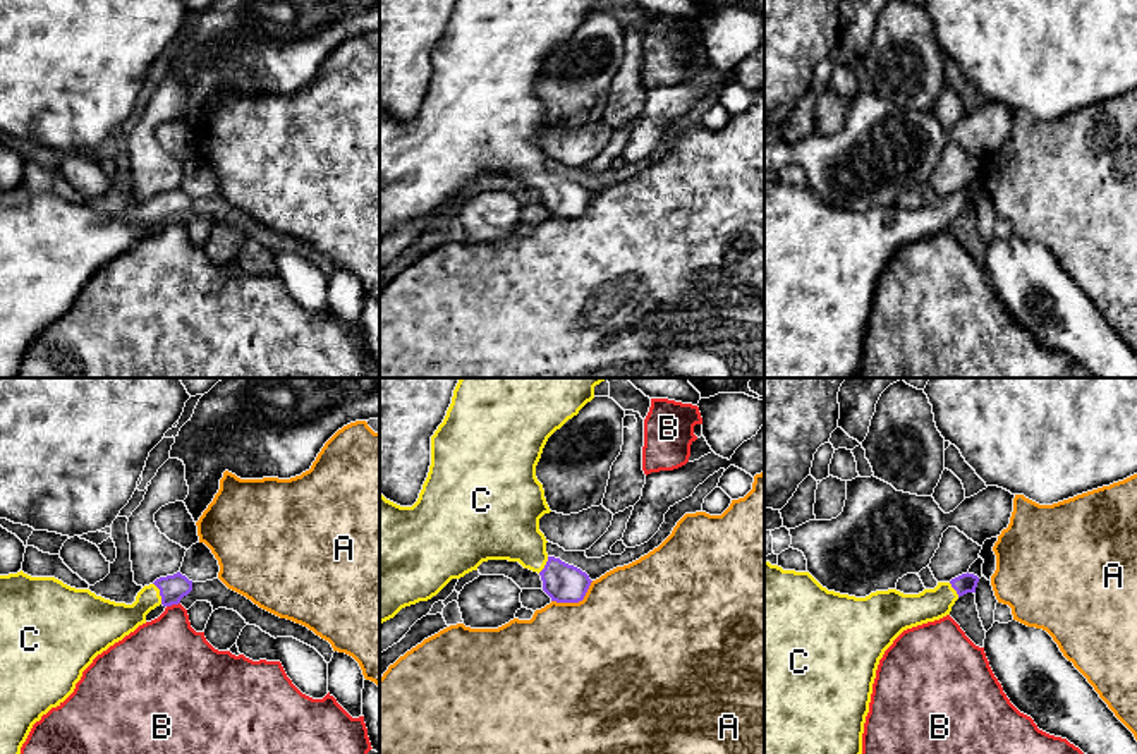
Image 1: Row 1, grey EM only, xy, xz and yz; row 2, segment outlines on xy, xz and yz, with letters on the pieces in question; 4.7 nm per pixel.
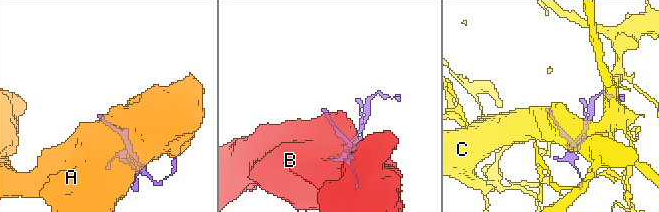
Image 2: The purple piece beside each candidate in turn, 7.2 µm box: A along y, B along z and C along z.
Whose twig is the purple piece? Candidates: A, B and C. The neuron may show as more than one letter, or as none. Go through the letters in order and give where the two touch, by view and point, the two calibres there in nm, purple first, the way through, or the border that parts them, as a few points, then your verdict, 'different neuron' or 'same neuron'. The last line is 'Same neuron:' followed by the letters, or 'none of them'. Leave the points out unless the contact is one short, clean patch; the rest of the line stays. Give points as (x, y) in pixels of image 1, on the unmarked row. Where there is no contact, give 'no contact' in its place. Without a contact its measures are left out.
A: meets purple in xz at (576, 217); 180 nm thick on the purple side, 500 nm on the other; different neuron
B: meets purple in xy at (172, 218); 130 nm thick on the purple side, 360 nm on the other; different neuron
C: meets purple in xy at (160, 208); 130 nm thick on the purple side, 170 nm on the other; runs through xy (172, 203), (160, 208), (133, 231), (115, 236); same neuron
Same neuron: C

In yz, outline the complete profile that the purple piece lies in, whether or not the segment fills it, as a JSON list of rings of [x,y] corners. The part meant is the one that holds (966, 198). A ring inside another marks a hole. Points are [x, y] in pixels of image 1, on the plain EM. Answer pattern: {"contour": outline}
{"contour": [[[764,175],[764,378],[855,378],[885,266],[903,246],[950,230],[960,211],[976,208],[977,198],[967,187],[919,210],[888,204],[855,213],[828,206],[809,187],[783,185]]]}

